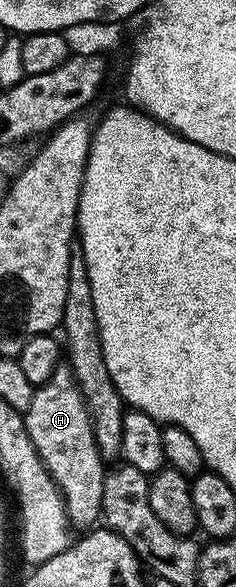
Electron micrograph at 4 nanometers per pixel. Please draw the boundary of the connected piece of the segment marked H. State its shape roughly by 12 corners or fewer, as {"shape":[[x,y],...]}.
{"shape":[[64,365],[36,388],[26,433],[69,524],[102,515],[106,463]]}

